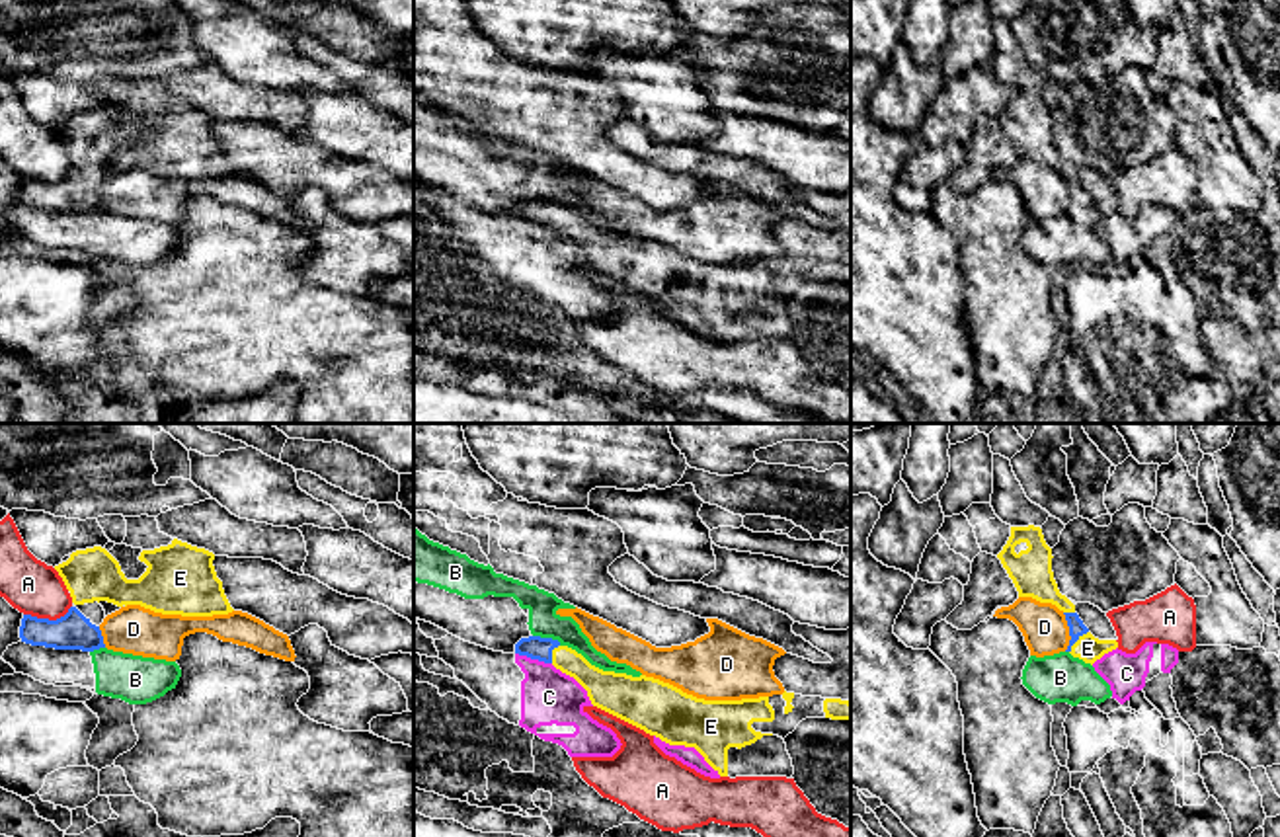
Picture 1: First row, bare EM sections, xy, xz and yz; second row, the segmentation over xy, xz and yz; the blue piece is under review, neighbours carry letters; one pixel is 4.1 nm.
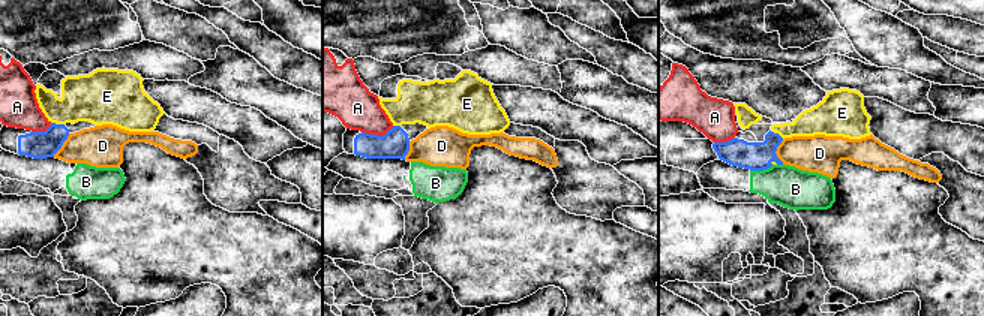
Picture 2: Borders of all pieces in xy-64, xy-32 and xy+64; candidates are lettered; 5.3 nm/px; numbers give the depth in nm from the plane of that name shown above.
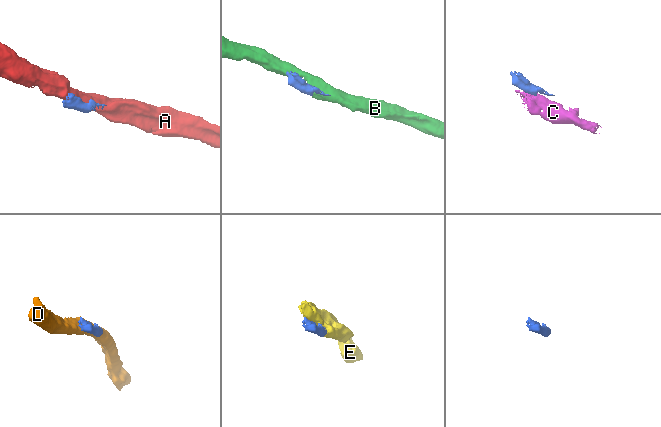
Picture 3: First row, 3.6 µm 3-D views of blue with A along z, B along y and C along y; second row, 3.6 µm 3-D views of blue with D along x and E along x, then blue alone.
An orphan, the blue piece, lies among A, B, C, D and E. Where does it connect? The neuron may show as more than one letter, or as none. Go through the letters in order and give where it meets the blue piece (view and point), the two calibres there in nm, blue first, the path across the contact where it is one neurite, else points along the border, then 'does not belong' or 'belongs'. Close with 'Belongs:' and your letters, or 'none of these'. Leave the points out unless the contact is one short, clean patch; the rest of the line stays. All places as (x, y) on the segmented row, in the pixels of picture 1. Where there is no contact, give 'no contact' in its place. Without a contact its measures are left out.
A: contact xy (47, 619); calibres 150 and 220 nm; border xy (71, 605), (55, 619), (24, 615); does not belong
B: contact xz (547, 638); calibres 100 and 130 nm; border xz (533, 635), (555, 638), (560, 644); does not belong
C: contact xz (533, 658); calibres 100 and 220 nm; border xz (516, 652), (551, 664); does not belong
D: contact yz (1070, 633); calibres 70 and 190 nm; does not belong
E: contact yz (1076, 640); calibres 70 and 110 nm; belongs
Belongs: E

